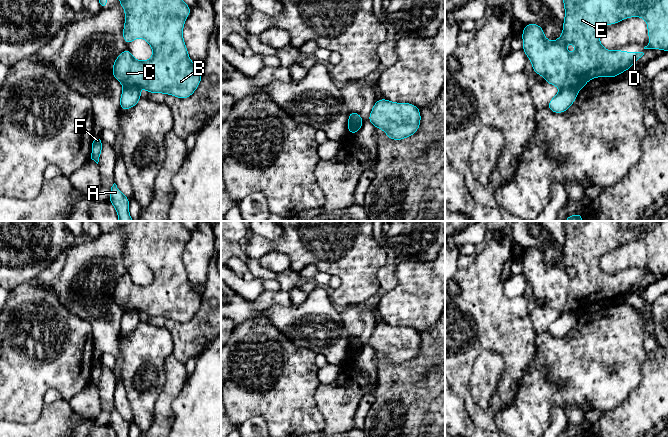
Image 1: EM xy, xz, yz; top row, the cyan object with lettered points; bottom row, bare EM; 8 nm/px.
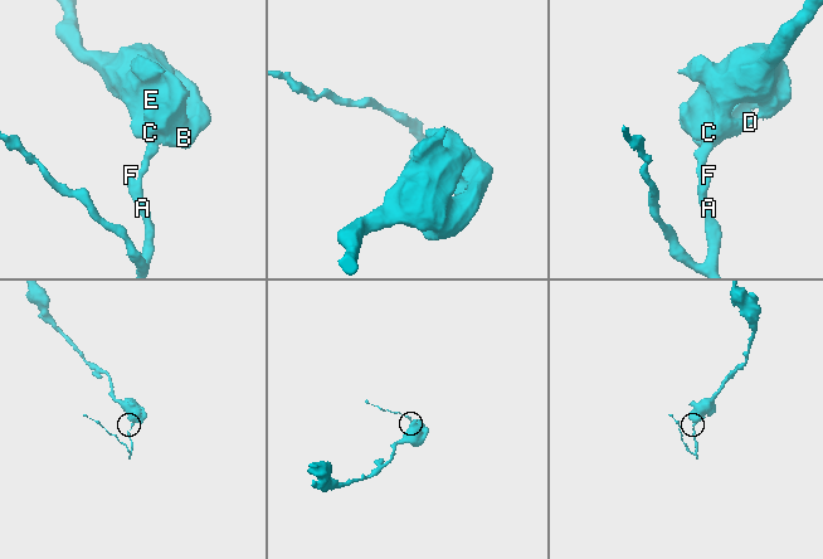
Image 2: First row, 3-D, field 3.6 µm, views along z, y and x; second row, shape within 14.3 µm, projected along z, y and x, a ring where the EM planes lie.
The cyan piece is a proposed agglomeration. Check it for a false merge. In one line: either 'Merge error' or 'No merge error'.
Merge error

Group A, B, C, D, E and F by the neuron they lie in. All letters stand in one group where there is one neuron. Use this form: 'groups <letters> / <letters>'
groups A F / B C D E

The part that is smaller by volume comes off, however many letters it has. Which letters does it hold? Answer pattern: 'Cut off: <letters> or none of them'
Cut off: A, F

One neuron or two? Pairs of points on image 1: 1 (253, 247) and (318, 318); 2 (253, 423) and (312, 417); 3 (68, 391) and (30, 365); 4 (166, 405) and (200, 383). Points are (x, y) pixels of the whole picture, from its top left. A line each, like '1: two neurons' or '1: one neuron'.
1: two neurons
2: two neurons
3: one neuron
4: two neurons

